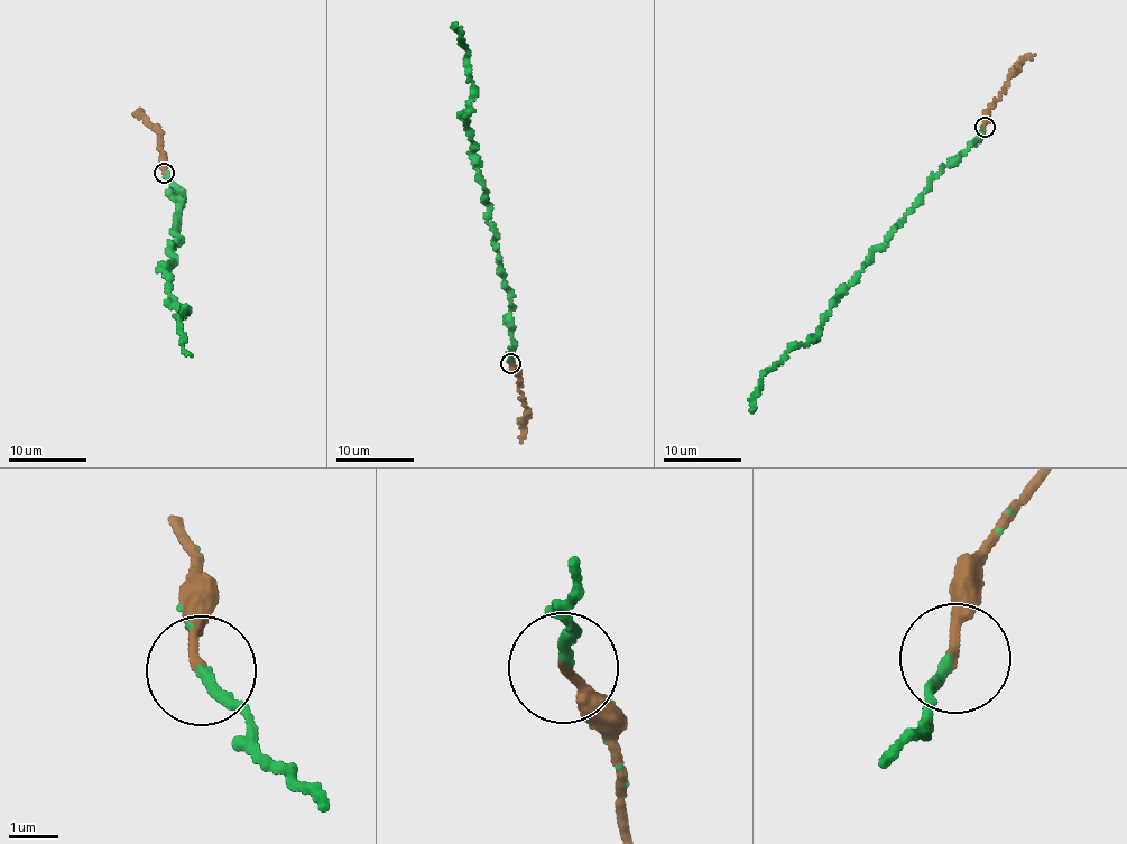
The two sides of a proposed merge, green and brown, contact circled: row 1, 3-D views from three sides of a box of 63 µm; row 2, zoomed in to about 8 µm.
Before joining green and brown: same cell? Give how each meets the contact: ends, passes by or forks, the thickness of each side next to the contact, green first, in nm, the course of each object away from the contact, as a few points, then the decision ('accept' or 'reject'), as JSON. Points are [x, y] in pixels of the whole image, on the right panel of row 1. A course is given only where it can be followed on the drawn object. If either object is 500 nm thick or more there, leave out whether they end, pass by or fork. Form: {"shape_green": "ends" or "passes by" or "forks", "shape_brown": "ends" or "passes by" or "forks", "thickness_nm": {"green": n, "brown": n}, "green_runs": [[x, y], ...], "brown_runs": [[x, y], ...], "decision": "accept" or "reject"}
{"shape_green": "ends", "shape_brown": "ends", "thickness_nm": {"green": 200, "brown": 190}, "green_runs": [[985, 127], [931, 181], [921, 202], [837, 297], [818, 336], [790, 349], [761, 373], [751, 409]], "brown_runs": [[985, 127], [985, 110], [1004, 90], [1009, 74], [1018, 67], [1017, 62], [1034, 56]], "decision": "accept"}

